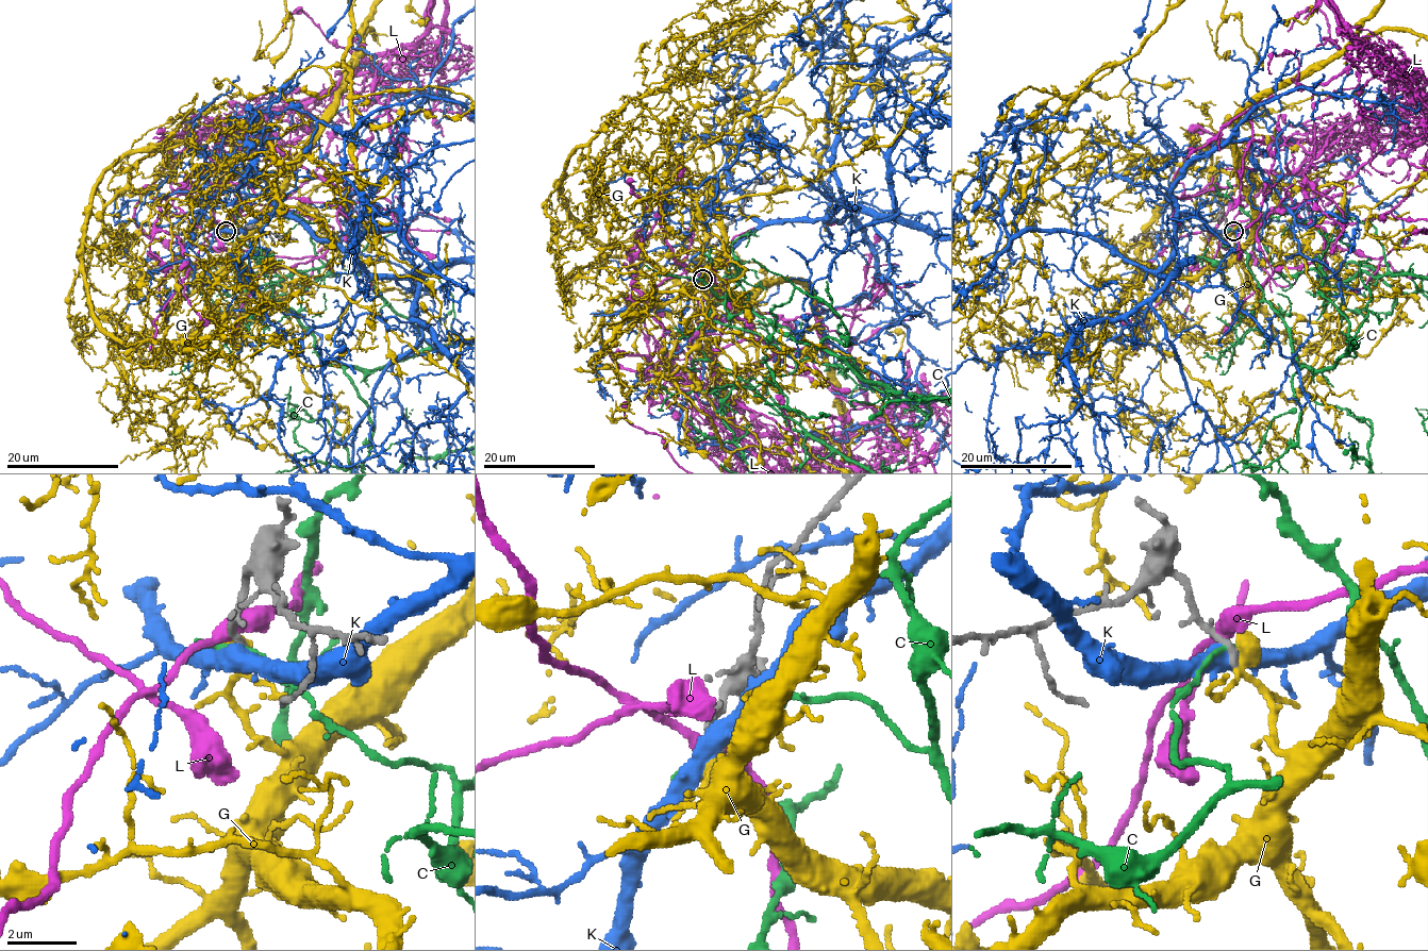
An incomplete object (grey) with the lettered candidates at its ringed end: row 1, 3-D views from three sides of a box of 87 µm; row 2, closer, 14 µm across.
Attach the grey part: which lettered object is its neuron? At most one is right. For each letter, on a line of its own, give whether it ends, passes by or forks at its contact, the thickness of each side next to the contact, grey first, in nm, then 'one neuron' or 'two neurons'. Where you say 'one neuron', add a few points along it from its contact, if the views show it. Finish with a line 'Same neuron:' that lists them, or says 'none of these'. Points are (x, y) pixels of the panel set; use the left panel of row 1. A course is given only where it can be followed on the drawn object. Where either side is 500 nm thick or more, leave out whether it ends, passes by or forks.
C: it passes by | 240/140 nm | two neurons
G: it passes by | 200/440 nm | one neuron
K: 240/500 nm | two neurons
L: it passes by | 280/440 nm | two neurons
Same neuron: G

